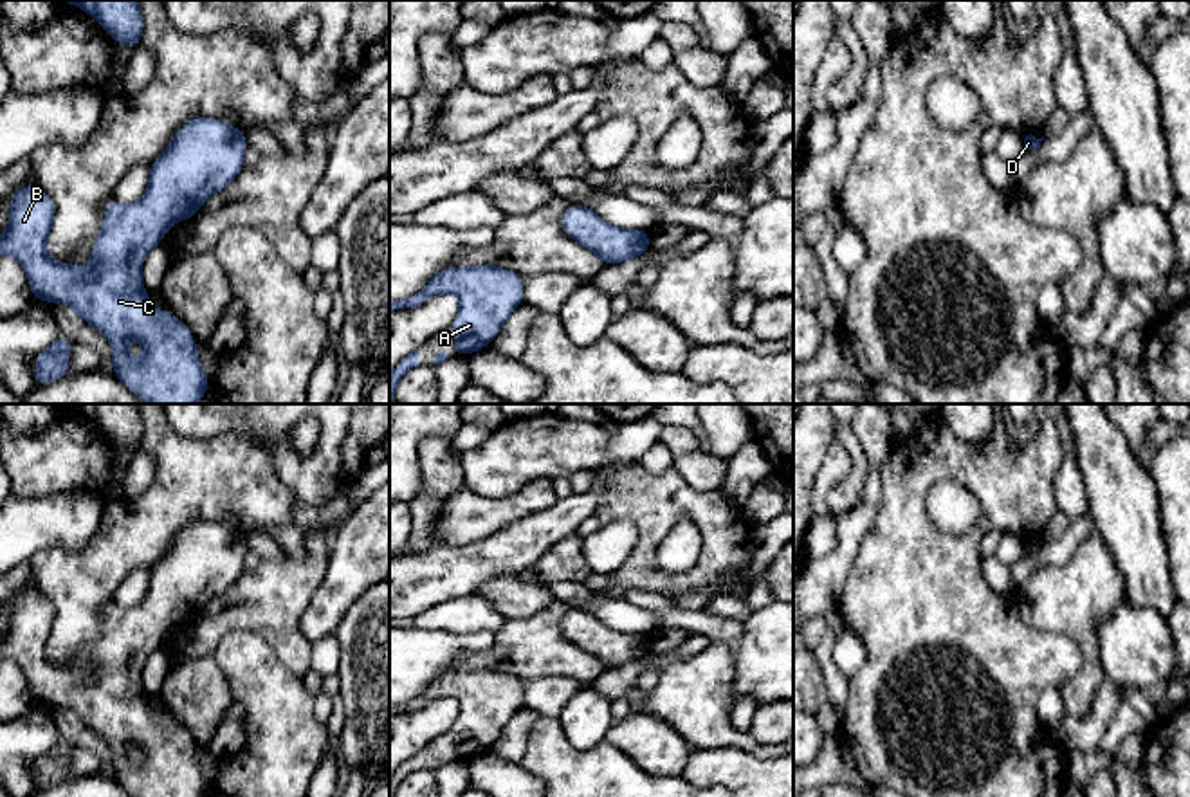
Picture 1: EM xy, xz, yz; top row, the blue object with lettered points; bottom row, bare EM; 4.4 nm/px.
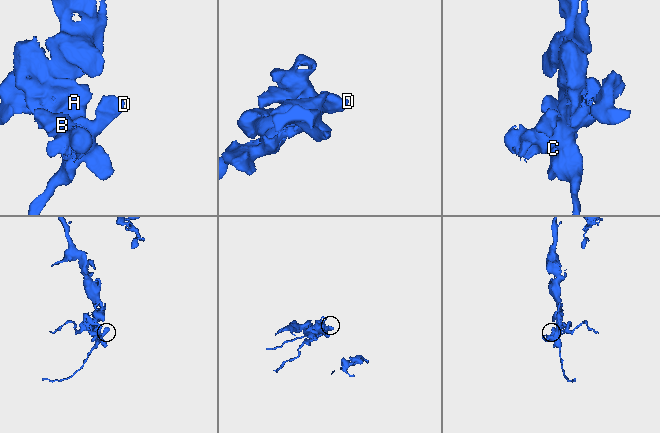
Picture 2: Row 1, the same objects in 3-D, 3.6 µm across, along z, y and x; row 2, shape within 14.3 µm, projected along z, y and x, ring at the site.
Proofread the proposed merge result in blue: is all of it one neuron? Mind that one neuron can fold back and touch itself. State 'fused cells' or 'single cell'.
single cell

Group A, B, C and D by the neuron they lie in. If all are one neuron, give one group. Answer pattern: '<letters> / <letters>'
A B C D

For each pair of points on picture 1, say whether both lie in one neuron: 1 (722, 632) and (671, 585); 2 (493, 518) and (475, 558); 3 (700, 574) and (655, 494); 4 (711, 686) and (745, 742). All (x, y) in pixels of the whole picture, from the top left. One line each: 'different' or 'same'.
1: different
2: different
3: same
4: same

